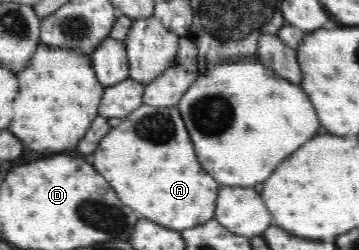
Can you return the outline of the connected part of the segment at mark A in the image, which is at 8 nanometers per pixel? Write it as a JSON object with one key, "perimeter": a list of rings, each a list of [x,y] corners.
{"perimeter":[[[143,102],[140,108],[121,120],[120,125],[111,128],[106,138],[100,141],[99,148],[90,160],[118,198],[132,210],[140,212],[144,218],[175,231],[186,231],[212,220],[222,185],[202,168],[177,105],[162,108]]]}

